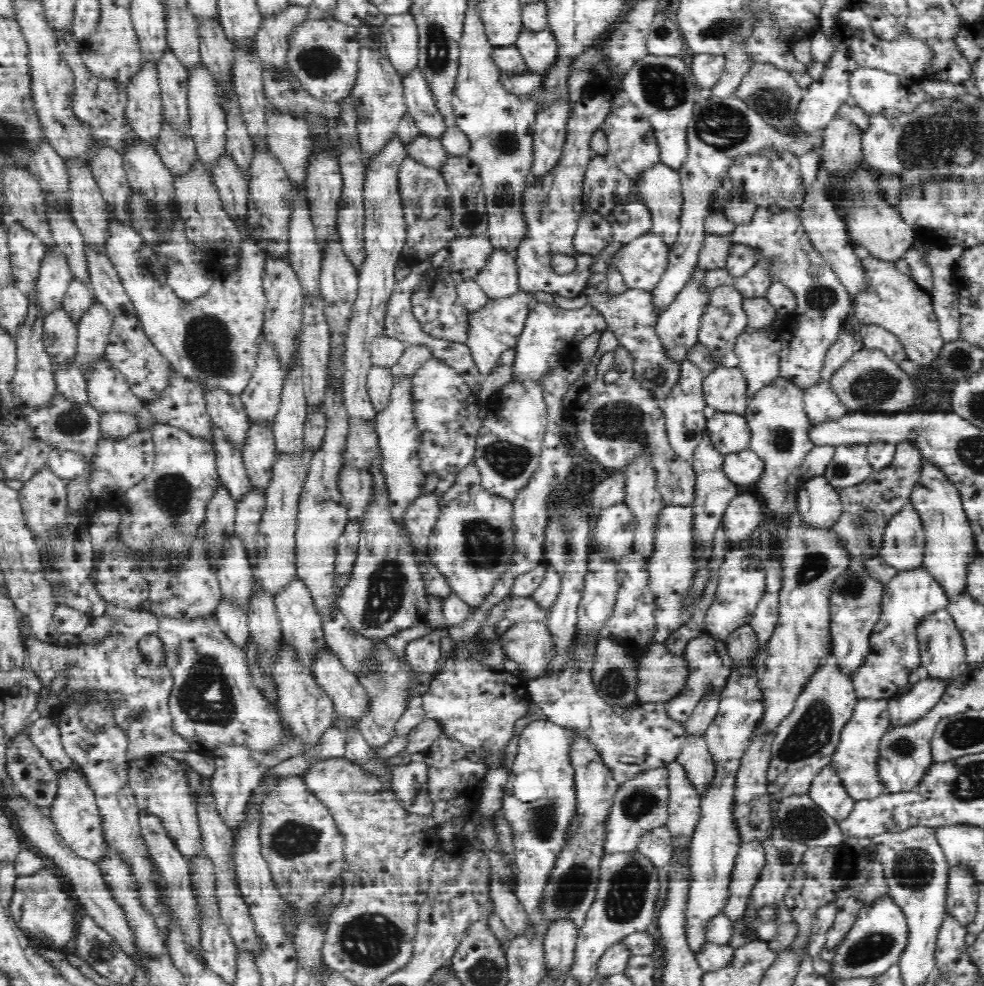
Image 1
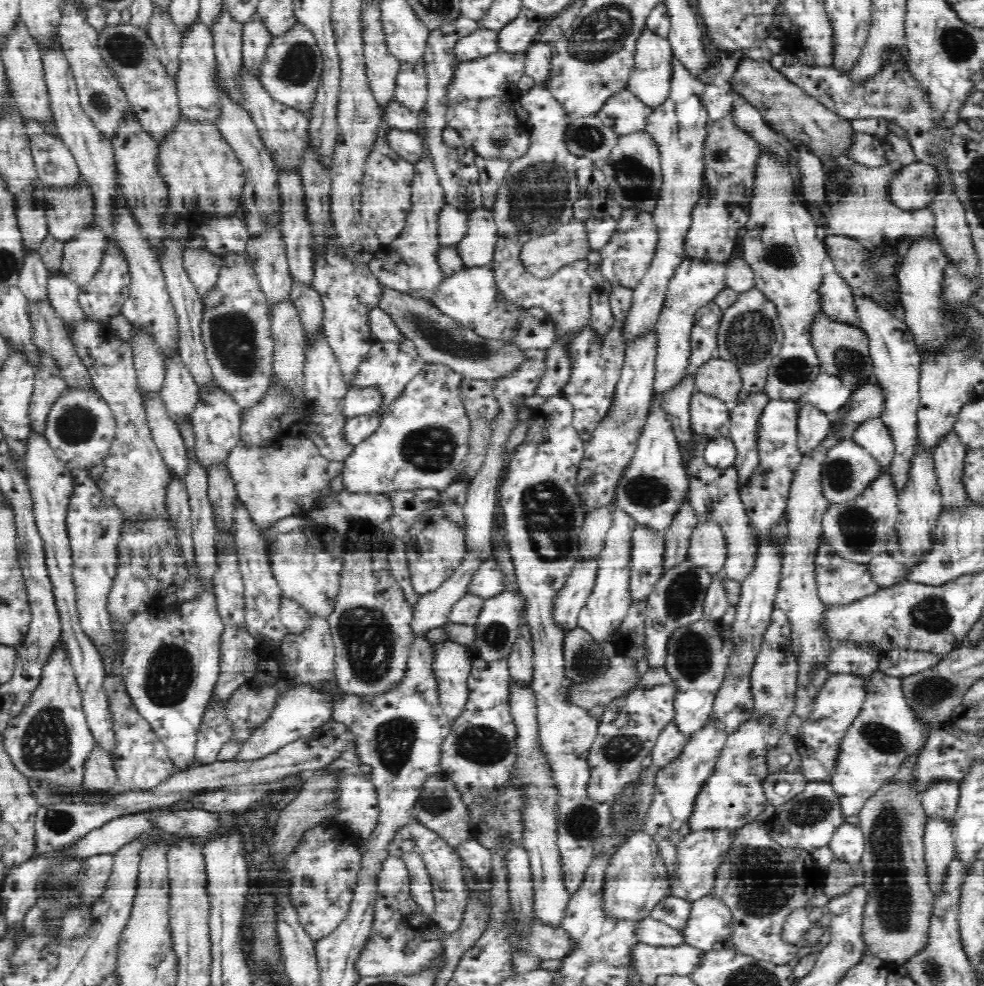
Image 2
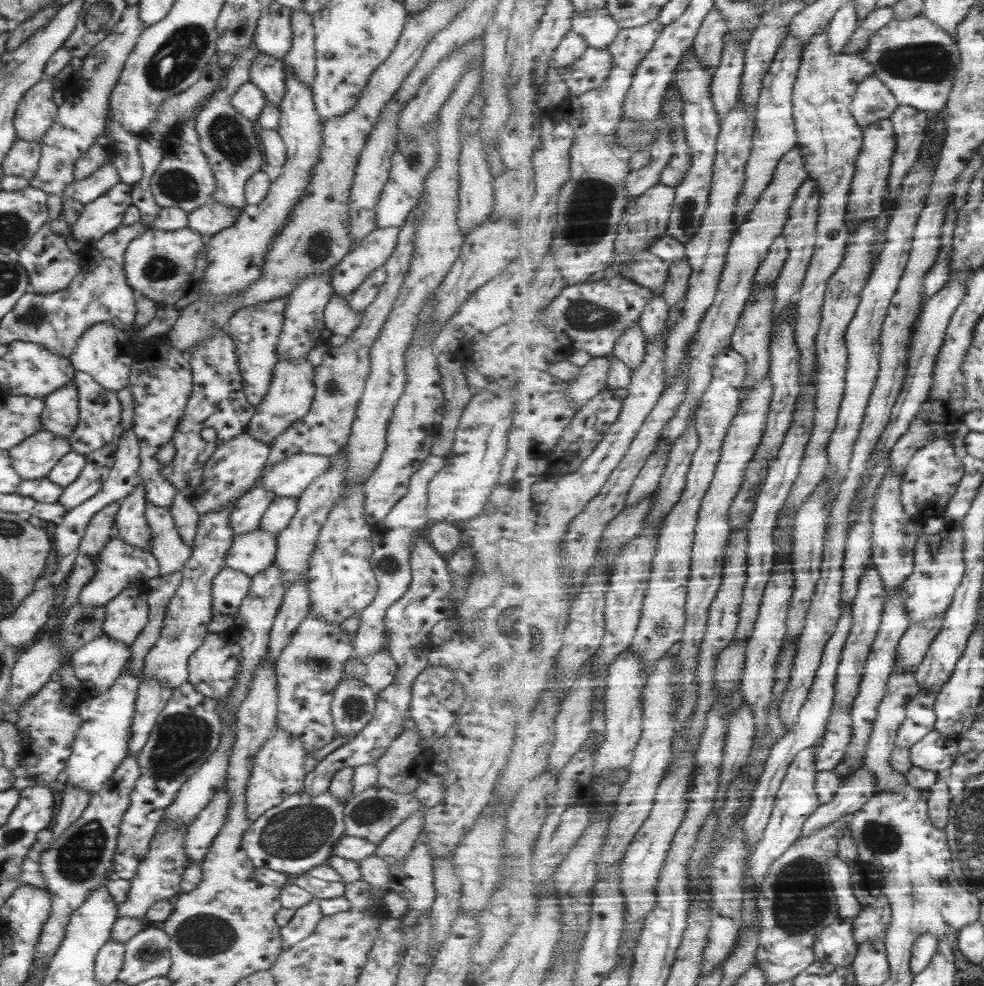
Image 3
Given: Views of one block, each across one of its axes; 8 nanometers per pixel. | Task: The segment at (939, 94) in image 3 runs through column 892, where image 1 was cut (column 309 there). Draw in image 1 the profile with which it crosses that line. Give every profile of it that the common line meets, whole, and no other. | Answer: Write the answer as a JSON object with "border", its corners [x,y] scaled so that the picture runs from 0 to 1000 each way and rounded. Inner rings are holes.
{"border":[[[309,20],[295,37],[293,66],[315,95],[346,103],[357,96],[365,71],[366,38],[364,29],[347,20]]]}

